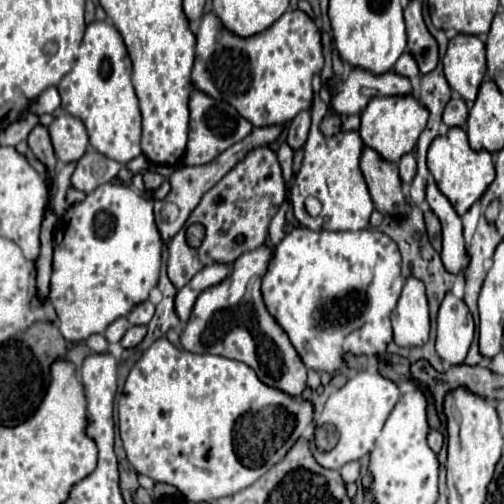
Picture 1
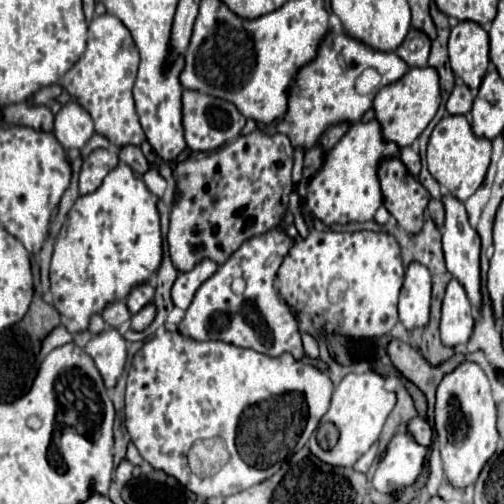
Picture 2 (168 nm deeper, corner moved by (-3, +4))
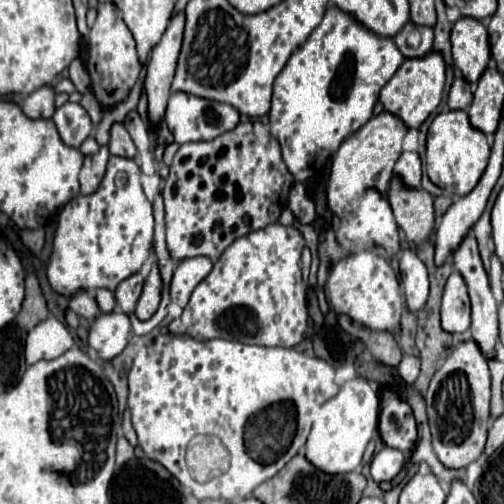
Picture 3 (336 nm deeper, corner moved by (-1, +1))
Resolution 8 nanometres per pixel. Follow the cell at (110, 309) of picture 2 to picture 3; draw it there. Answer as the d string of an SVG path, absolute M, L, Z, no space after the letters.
M97 289L95 291L95 301L97 301L97 305L99 305L99 309L103 311L103 313L111 313L111 311L115 311L115 297L113 297L113 293L109 291L109 289Z

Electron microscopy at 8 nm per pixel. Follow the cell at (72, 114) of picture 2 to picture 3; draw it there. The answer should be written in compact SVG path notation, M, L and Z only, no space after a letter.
M67 101L63 107L59 107L53 115L53 123L57 125L59 137L69 147L79 147L93 129L91 117L79 103Z

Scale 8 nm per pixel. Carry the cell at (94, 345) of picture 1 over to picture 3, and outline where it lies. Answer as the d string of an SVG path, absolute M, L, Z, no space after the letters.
M79 291L69 299L69 309L75 311L79 317L85 317L87 321L93 321L99 315L99 307L95 303L93 293L89 291Z

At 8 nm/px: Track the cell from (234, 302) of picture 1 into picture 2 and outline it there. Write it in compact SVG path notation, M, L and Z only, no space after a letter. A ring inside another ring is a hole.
M281 226L245 240L239 250L235 250L229 260L199 286L193 302L185 312L185 318L177 326L179 334L193 340L223 340L269 356L281 356L283 352L289 352L295 358L301 358L303 344L297 314L279 298L279 292L275 290L277 270L293 244L293 238L289 238ZM235 278L243 278L247 282L247 288L241 296L231 292L231 282Z

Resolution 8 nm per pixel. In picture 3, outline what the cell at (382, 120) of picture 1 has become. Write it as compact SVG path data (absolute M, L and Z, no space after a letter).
M429 53L421 59L405 59L405 63L397 69L391 81L381 89L379 101L387 113L397 115L407 129L419 129L421 123L437 109L443 97L445 85L445 63L441 53Z

